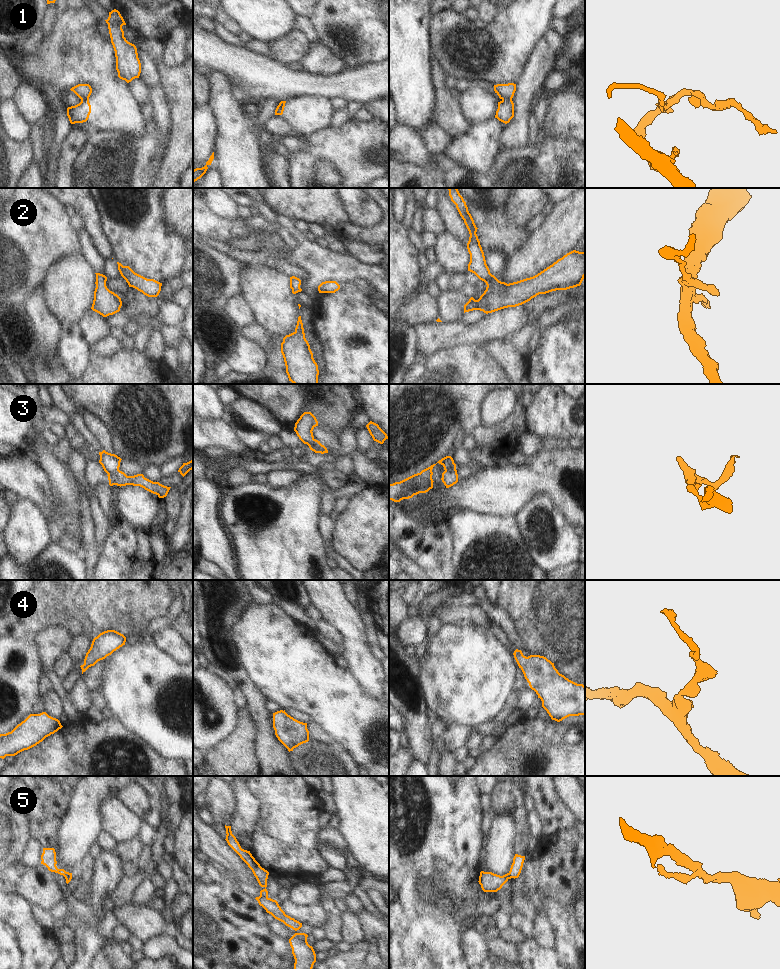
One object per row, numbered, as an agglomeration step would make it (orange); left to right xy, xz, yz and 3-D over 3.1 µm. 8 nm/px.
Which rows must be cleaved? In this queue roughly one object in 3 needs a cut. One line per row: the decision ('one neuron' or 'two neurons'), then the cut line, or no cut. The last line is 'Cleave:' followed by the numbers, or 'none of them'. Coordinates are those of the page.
1: two neurons | yz (502, 99), (511, 100)
2: one neuron | no cut
3: two neurons | xy (118, 469), (113, 474), (108, 474)
4: one neuron | no cut
5: two neurons | xz (259, 896), (267, 897)
Cleave: 1, 3, 5

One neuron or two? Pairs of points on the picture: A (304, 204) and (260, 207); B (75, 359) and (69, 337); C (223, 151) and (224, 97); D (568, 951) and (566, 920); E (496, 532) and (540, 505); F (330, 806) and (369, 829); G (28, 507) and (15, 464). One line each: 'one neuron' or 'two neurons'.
A: two neurons
B: one neuron
C: one neuron
D: one neuron
E: two neurons
F: two neurons
G: two neurons

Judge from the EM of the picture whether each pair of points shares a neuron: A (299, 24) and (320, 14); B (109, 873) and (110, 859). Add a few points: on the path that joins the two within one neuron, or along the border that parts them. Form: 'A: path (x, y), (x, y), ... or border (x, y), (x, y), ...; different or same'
A: border (308, 17), (317, 40); different
B: path (109, 870), (110, 862); same

